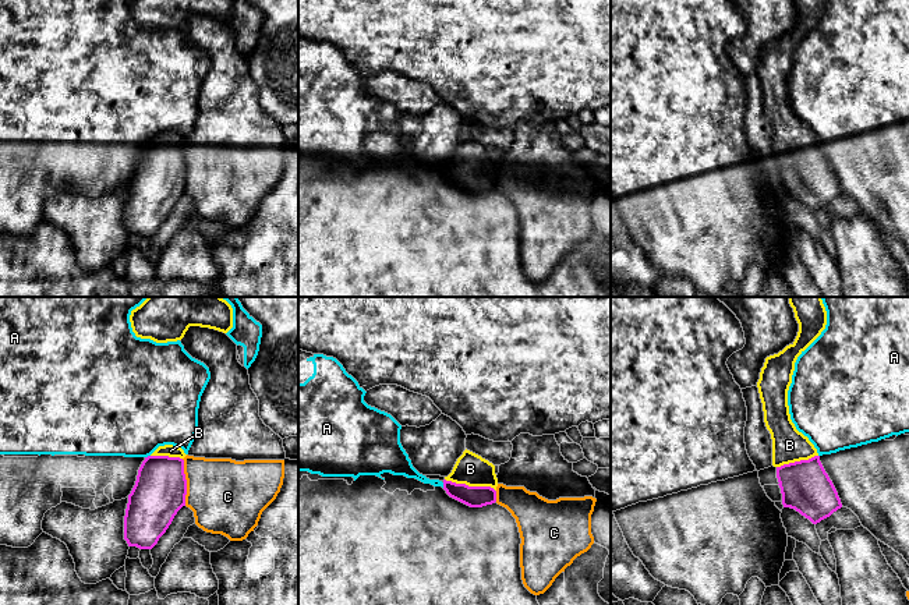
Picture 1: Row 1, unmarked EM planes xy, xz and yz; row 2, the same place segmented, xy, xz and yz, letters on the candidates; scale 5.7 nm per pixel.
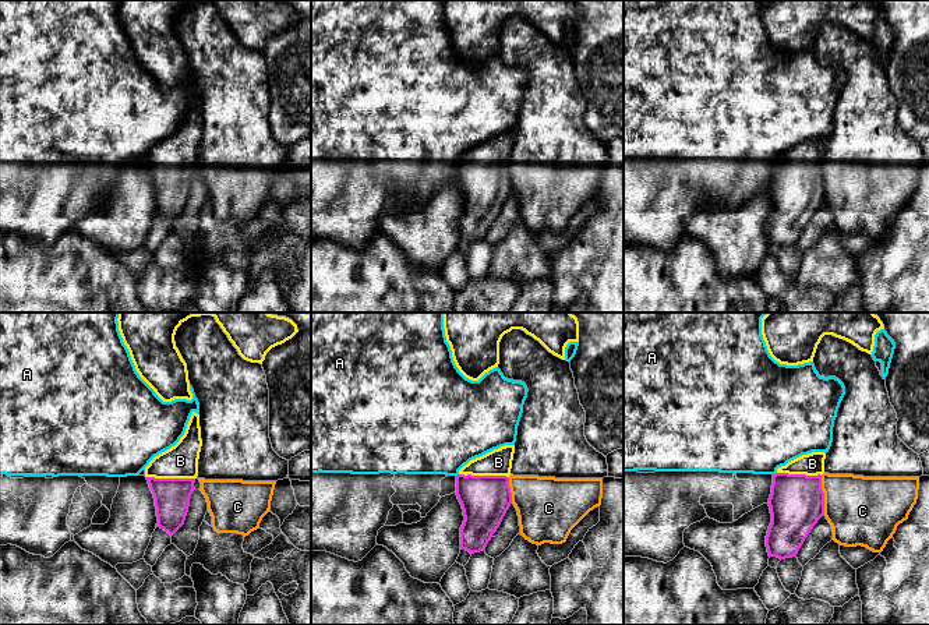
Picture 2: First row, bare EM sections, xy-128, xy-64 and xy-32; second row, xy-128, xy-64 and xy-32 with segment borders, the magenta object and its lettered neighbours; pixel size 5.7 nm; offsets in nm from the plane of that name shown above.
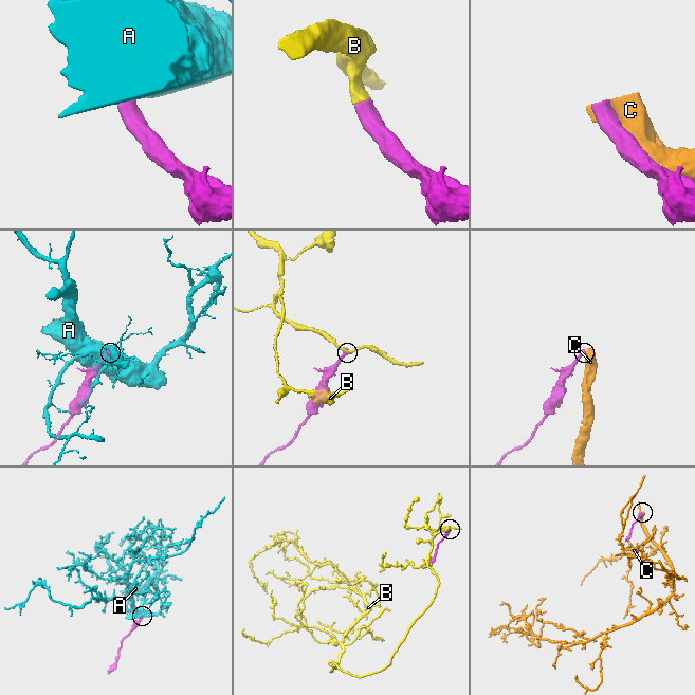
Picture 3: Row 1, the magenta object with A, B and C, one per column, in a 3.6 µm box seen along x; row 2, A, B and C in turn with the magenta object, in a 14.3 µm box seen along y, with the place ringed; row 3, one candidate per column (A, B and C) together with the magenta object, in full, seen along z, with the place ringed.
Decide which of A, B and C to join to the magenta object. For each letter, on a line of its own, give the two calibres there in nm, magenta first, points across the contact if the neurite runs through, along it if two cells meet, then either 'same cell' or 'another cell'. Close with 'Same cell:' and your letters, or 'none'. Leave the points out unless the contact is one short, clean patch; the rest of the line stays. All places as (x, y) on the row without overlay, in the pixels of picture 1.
A: calibres 300 and 460 nm; border xy (149, 142), (145, 145); another cell
B: calibres 130 and 190 nm; way xz (474, 184), (470, 174), (470, 156); same cell
C: calibres 300 and 420 nm; border xy (181, 147), (186, 167), (186, 193); another cell
Same cell: B

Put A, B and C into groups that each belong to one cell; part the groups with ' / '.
A / B / C

